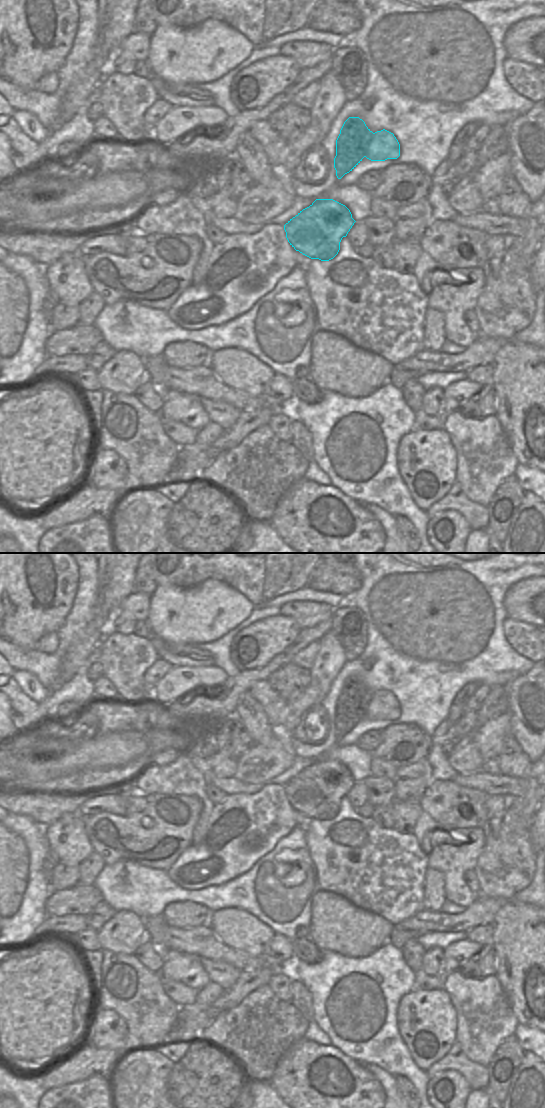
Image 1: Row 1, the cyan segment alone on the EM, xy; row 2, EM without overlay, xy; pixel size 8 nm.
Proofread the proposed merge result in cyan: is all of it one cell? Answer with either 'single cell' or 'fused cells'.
fused cells

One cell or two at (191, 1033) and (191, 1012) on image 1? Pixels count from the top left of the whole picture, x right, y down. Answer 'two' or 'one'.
two

